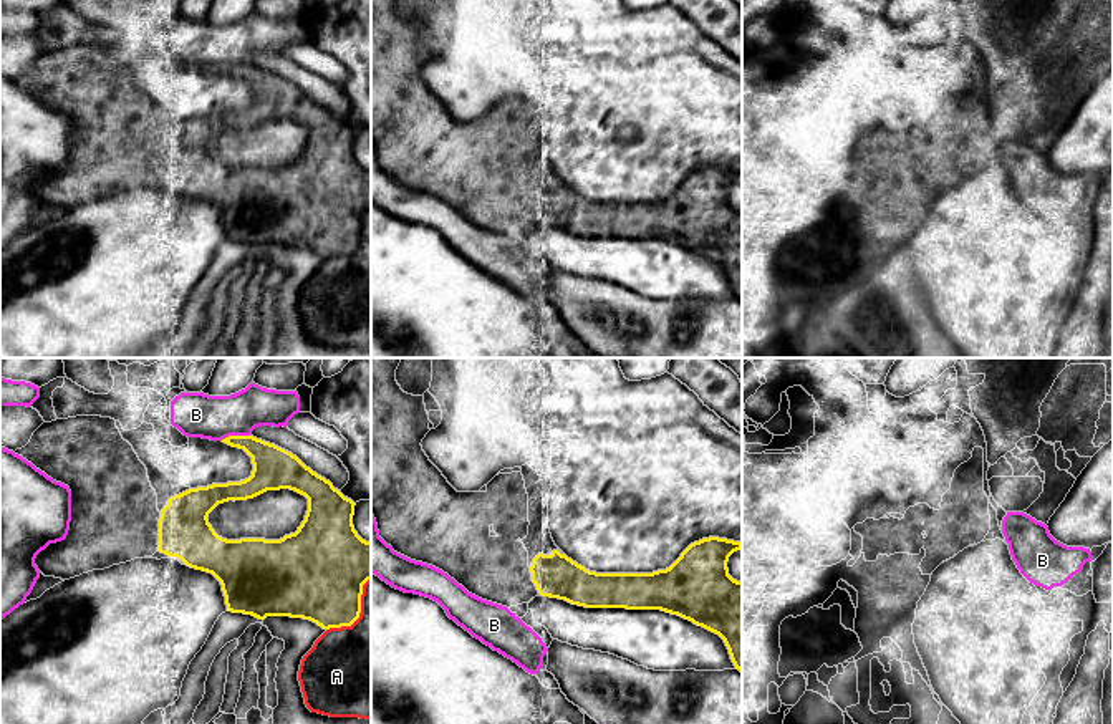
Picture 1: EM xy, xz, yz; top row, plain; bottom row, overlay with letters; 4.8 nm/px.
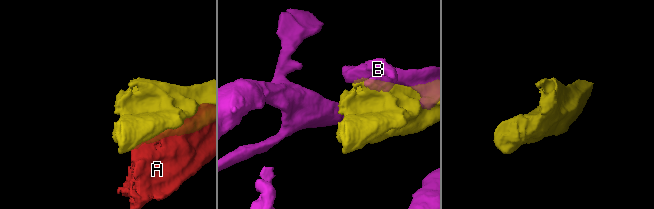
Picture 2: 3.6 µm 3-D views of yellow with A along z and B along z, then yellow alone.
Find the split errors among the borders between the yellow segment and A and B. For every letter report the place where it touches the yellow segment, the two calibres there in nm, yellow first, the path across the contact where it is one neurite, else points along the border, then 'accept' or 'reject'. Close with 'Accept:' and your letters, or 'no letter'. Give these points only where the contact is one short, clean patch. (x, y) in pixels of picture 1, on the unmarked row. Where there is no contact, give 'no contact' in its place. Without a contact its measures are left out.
A: xy (360, 241) | 420/400 nm | reject
B: xy (234, 65) | 200/220 nm | reject
Accept: no letter

